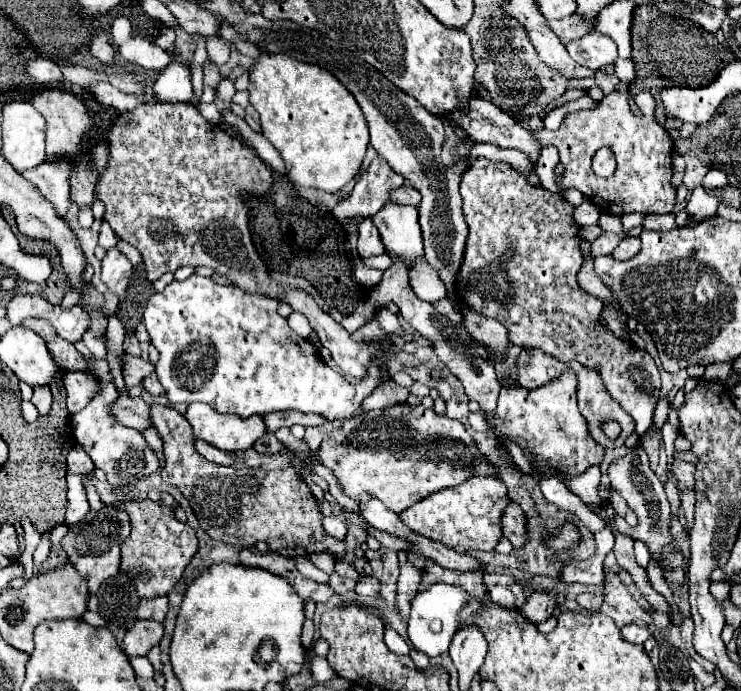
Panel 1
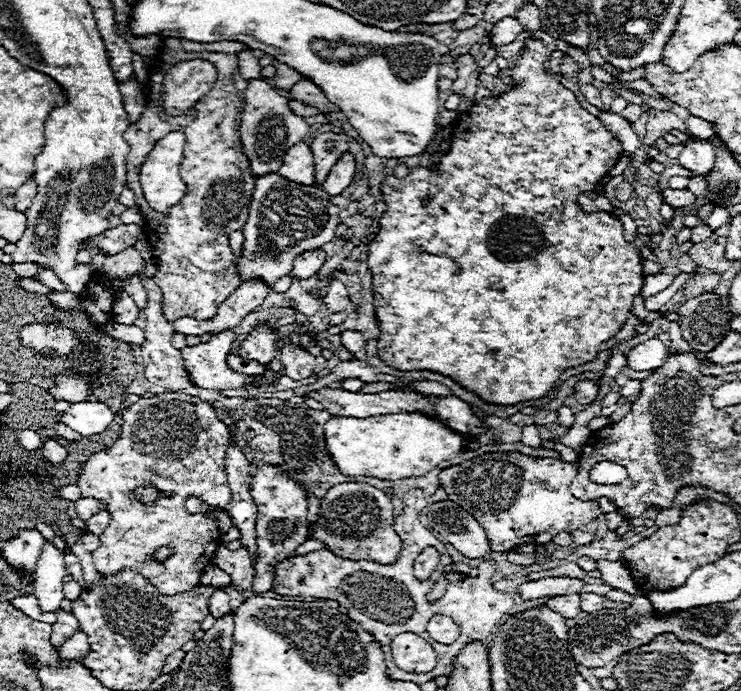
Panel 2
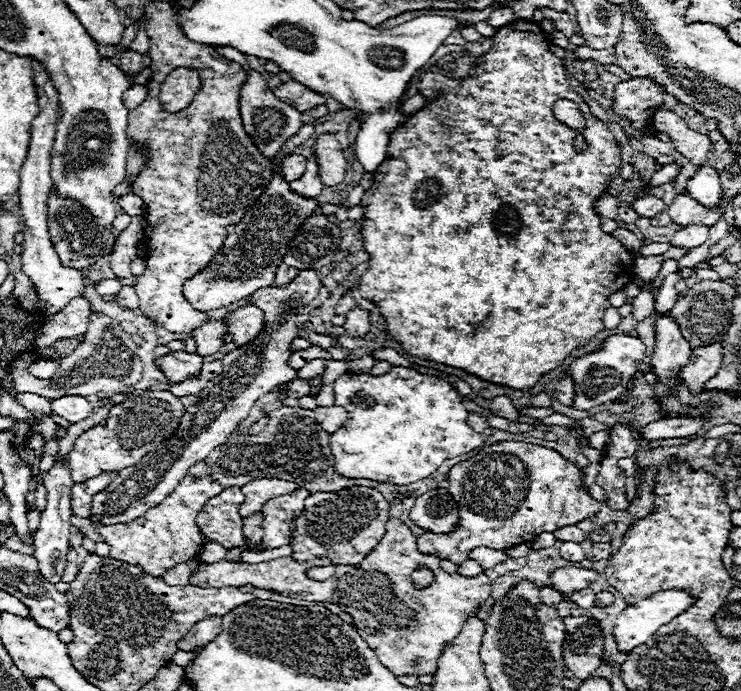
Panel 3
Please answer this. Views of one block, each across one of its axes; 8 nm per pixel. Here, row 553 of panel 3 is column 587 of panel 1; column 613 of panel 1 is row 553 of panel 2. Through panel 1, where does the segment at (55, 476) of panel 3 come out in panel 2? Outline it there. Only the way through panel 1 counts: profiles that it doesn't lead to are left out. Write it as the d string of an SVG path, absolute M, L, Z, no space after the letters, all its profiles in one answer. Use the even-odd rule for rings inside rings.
M46 540L42 554L36 562L36 590L34 596L40 602L40 608L44 612L54 612L60 606L60 600L64 598L62 592L62 578L66 576L64 568L64 554L54 546L54 542Z

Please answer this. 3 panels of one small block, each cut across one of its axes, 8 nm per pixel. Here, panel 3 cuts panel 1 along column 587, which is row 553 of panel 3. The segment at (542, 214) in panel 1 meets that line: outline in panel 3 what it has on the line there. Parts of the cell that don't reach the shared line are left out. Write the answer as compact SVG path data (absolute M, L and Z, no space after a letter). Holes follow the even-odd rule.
M352 486L340 492L314 492L306 498L304 512L296 518L296 530L292 534L292 558L296 560L312 560L312 558L330 558L334 564L358 564L384 536L388 520L388 502L378 490Z

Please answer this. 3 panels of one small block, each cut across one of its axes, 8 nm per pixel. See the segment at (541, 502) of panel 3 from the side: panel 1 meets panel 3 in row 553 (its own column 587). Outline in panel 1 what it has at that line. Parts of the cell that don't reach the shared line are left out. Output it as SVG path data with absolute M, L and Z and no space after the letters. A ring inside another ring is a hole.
M564 372L558 380L528 390L528 388L502 388L498 396L498 408L494 414L484 414L490 436L502 442L504 438L516 442L534 466L532 478L540 484L542 478L558 478L566 482L572 476L580 476L590 466L599 465L604 448L588 432L588 422L582 418L576 406L576 376Z

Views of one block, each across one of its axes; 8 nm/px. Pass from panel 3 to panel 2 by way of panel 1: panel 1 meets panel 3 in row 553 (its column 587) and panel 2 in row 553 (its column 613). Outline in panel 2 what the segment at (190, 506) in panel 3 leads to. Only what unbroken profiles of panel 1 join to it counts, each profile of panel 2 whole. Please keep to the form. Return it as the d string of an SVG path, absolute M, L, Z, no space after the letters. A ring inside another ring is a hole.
M162 392L152 398L140 398L130 408L124 408L118 440L110 448L92 454L86 460L82 474L78 478L82 496L92 496L96 500L104 500L106 510L110 512L110 524L100 536L102 546L92 552L94 568L100 574L114 574L122 568L134 568L144 578L148 578L160 590L160 594L172 596L172 594L192 590L198 584L198 578L200 578L204 566L210 564L210 560L214 558L214 552L220 546L222 536L220 536L216 522L212 522L208 516L190 514L184 508L184 500L188 496L196 496L212 506L226 506L230 502L232 492L230 492L228 480L226 480L228 444L230 444L228 426L222 420L218 420L216 410L200 398L194 398L188 394L178 394L178 392ZM142 480L152 480L162 492L172 492L172 496L160 498L152 506L144 506L142 502L132 500L128 496L128 492ZM164 544L174 548L174 556L162 564L148 562L148 556L158 546L164 546Z

